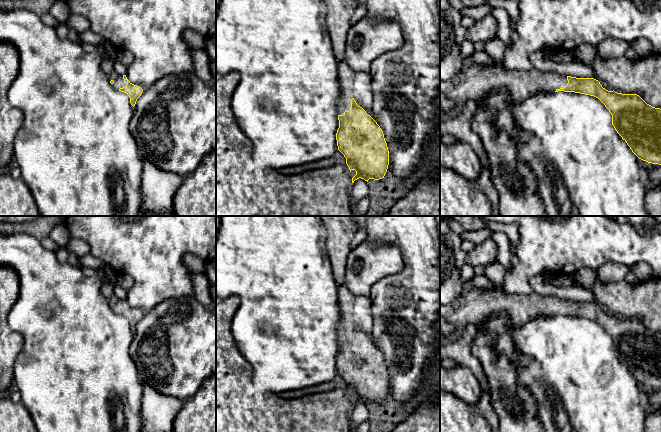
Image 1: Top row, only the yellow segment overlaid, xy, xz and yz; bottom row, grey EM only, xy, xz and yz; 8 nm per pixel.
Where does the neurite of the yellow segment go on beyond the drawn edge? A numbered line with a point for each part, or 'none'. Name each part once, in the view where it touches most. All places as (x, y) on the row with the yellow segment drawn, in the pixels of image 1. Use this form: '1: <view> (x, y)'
1: xz (339, 12)

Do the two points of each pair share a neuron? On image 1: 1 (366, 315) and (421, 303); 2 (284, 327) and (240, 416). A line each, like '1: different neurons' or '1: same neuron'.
1: different neurons
2: different neurons

